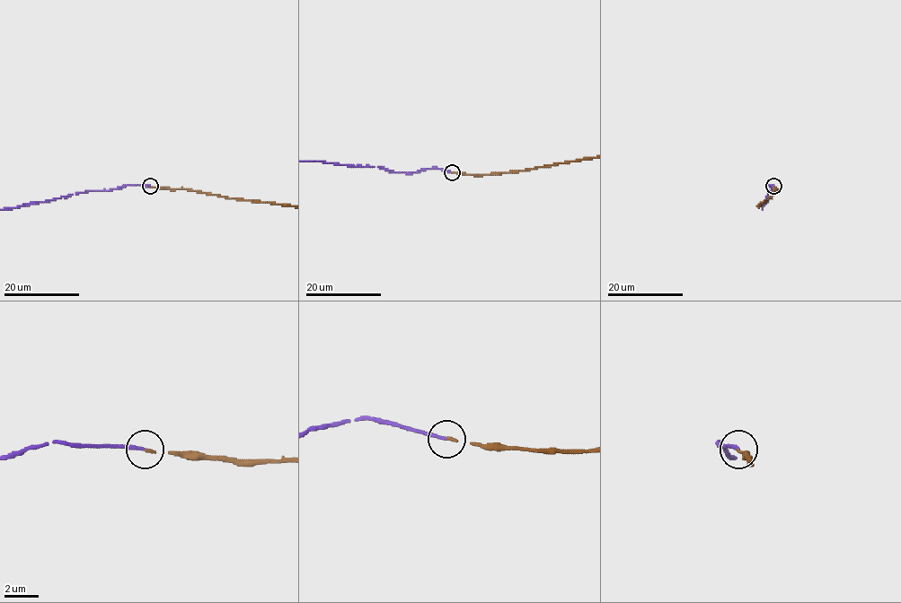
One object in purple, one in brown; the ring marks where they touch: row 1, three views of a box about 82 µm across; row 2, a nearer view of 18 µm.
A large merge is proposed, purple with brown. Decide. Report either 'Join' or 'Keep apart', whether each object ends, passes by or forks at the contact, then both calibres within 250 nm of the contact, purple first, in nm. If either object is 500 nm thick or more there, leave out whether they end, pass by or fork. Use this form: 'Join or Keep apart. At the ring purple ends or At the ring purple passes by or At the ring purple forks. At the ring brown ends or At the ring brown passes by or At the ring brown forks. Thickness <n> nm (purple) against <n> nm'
Join. At the ring purple ends. At the ring brown ends. Thickness 180 nm (purple) against 120 nm

